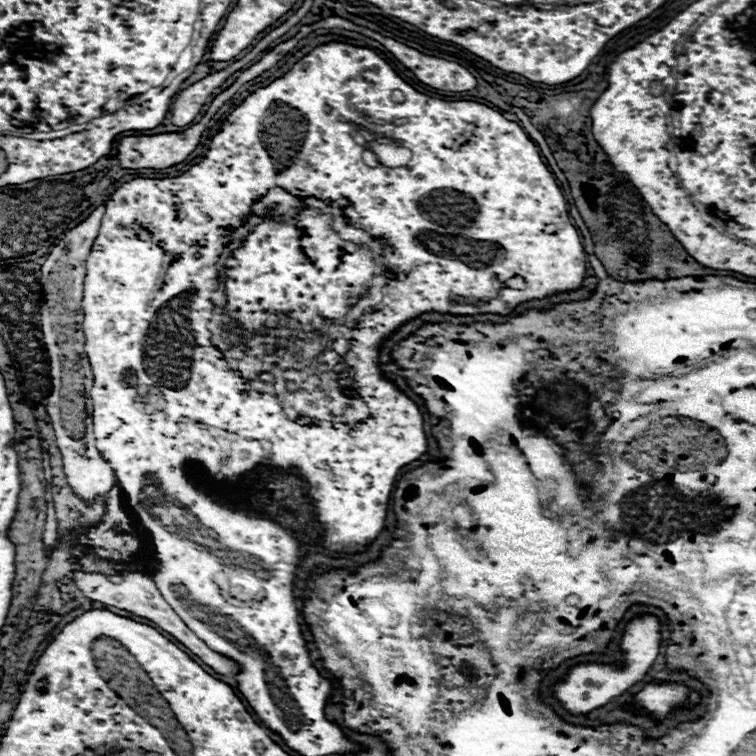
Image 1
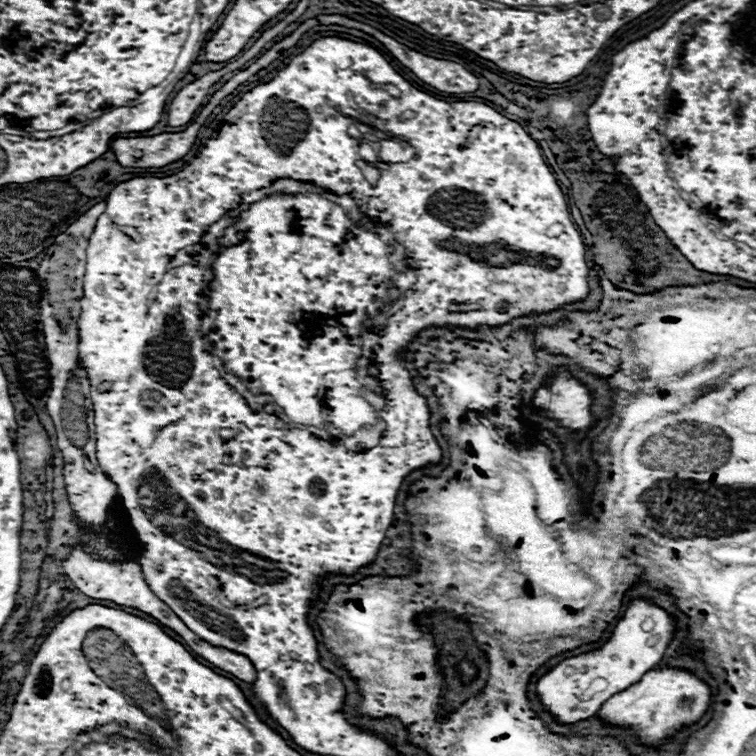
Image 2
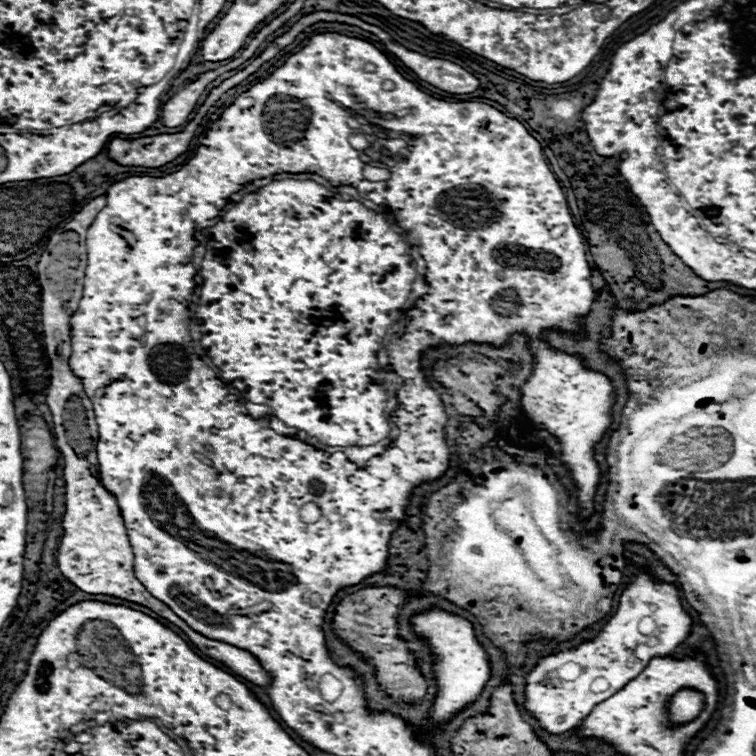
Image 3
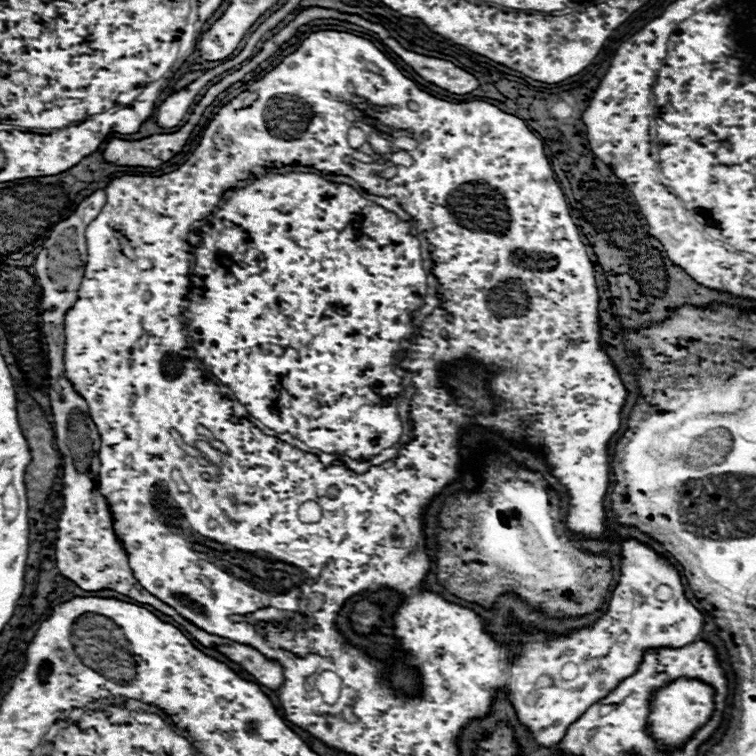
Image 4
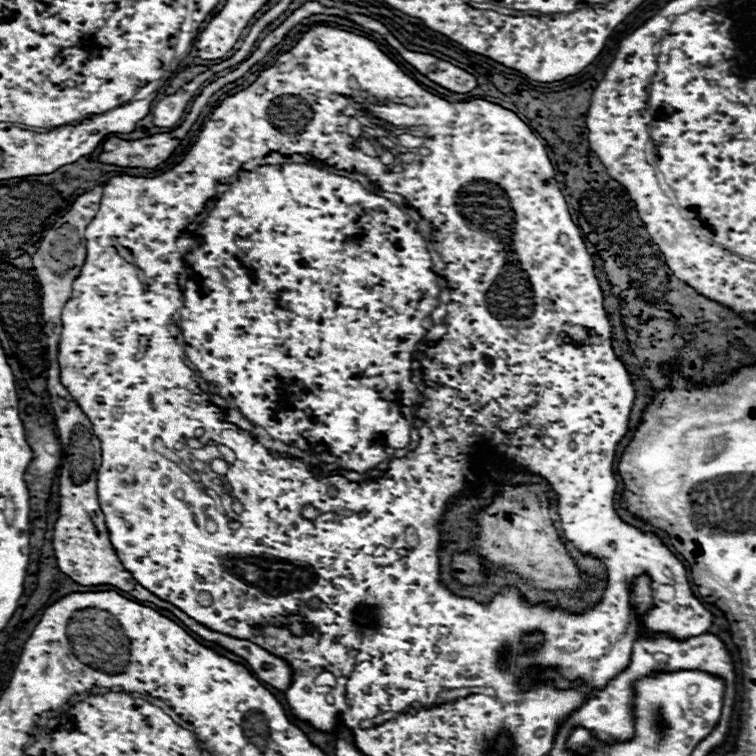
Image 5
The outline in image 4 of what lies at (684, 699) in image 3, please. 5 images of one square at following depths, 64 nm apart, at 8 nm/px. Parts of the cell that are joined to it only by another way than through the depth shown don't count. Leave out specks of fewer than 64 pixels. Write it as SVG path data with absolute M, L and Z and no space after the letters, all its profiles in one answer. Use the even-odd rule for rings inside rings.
M694 678L676 680L668 684L668 688L662 688L656 694L656 704L652 706L652 712L656 712L656 716L652 716L652 720L656 720L656 724L652 724L652 732L656 732L656 740L668 746L686 742L688 736L710 718L714 710L712 696L714 696L714 690Z

